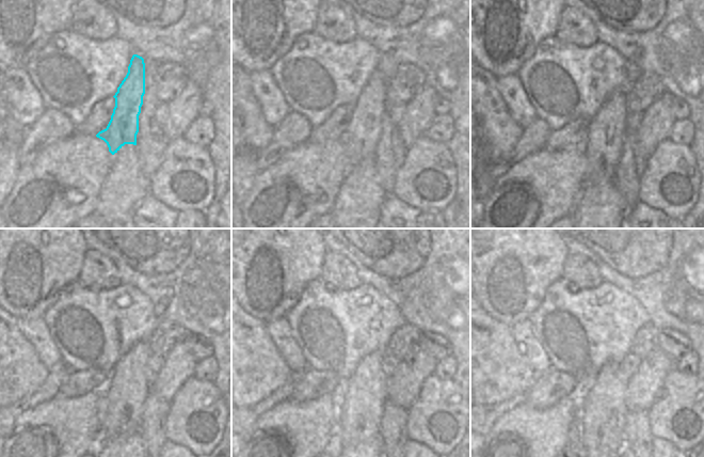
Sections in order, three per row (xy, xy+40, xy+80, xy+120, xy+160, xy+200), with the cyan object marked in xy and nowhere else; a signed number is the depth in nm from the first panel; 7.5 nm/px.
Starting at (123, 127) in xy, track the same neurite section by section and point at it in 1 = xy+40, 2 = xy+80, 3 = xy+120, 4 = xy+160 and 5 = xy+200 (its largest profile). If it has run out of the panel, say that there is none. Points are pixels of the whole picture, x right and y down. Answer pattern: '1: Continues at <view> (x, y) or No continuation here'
1: Continues at xy+40 (360, 139)
2: Continues at xy+80 (605, 135)
3: Continues at xy+120 (122, 398)
4: Continues at xy+160 (363, 397)
5: Continues at xy+200 (602, 410).

